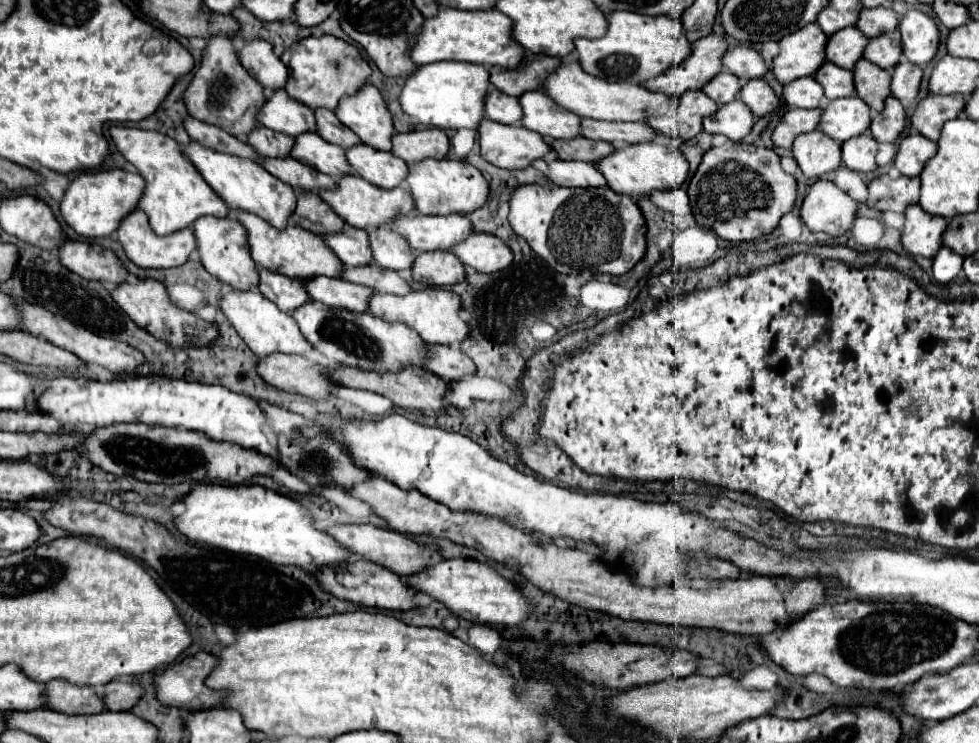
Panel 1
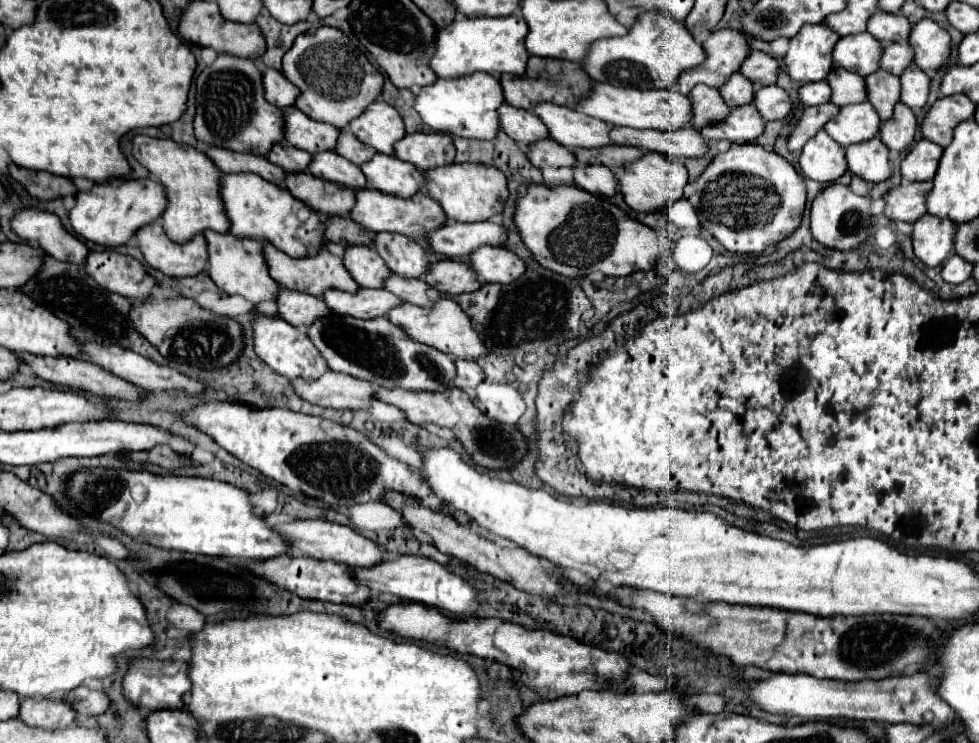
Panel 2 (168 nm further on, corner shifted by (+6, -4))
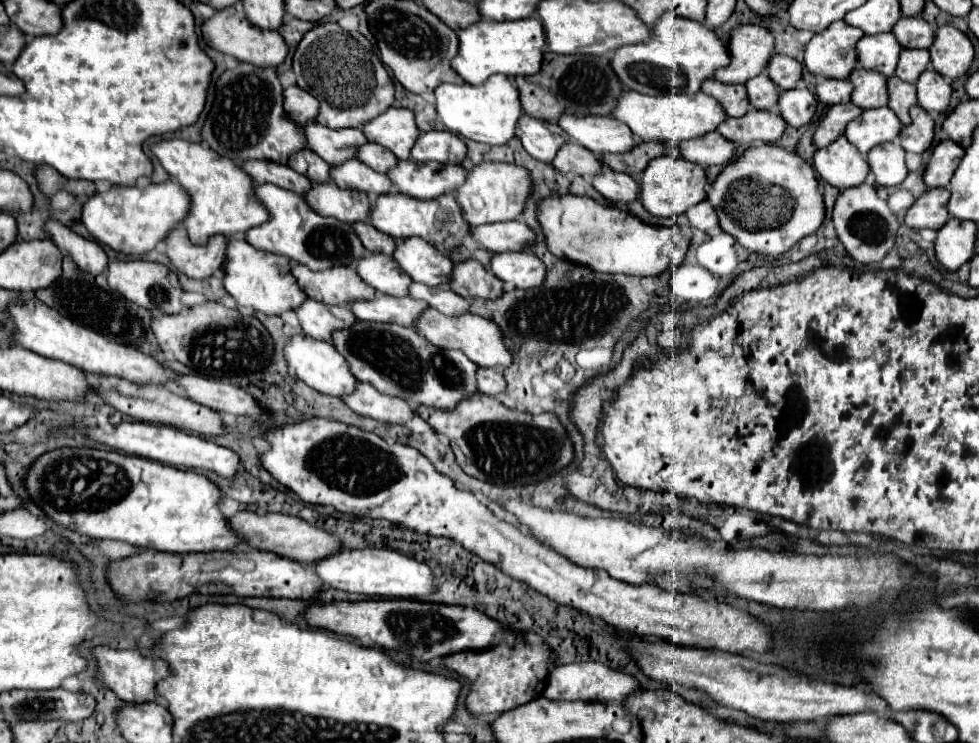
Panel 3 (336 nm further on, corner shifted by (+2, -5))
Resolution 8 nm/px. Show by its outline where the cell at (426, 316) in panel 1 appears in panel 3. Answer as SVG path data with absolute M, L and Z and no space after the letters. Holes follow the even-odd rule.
M429 308L415 320L415 330L439 348L461 350L477 366L507 368L511 364L511 354L509 354L509 350L505 348L505 344L501 340L499 328L495 326L495 322L491 322L483 316L475 316L475 314L469 314L469 312L461 314L461 316L445 316L439 310Z

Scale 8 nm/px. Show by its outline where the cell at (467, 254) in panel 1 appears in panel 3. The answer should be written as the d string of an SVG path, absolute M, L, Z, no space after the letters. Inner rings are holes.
M501 252L491 258L491 272L513 288L535 288L545 278L543 262L529 252Z

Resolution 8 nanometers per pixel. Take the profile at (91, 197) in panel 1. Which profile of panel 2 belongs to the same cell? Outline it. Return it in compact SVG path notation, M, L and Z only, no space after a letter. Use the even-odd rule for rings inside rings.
M129 179L119 187L111 183L95 183L91 191L77 193L77 203L71 209L69 219L77 235L103 247L119 247L135 235L135 229L157 221L165 207L167 195L163 193L163 185L153 179Z

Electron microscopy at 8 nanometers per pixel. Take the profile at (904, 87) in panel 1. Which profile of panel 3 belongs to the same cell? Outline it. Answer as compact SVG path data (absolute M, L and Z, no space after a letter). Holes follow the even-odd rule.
M927 68L919 76L915 88L917 88L917 104L923 110L927 110L929 114L941 114L947 110L951 98L951 84L933 68Z

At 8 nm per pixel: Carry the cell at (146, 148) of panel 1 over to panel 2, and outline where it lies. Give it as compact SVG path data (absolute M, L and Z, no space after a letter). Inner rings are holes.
M137 135L133 139L133 155L135 159L147 167L153 175L157 175L167 191L167 209L161 215L163 229L175 243L185 243L193 235L203 233L207 229L227 233L229 219L225 215L225 207L221 201L221 171L217 165L201 151L191 145L177 143L173 139L153 139L147 135Z

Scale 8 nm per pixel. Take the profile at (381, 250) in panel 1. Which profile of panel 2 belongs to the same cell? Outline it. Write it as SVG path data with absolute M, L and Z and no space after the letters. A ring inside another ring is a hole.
M375 233L371 247L379 253L391 273L419 279L427 271L427 257L419 243L399 233Z

